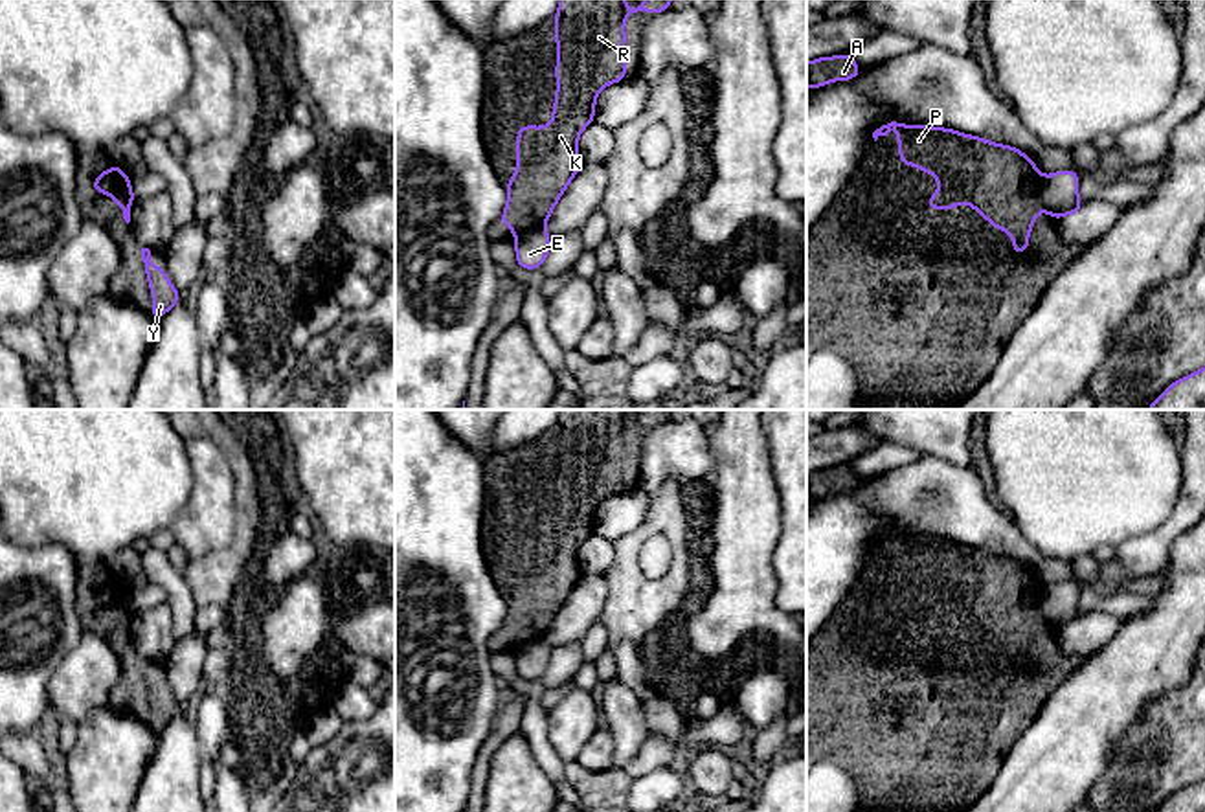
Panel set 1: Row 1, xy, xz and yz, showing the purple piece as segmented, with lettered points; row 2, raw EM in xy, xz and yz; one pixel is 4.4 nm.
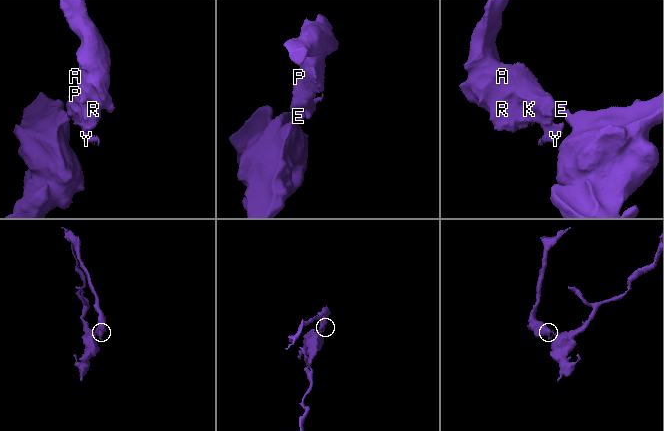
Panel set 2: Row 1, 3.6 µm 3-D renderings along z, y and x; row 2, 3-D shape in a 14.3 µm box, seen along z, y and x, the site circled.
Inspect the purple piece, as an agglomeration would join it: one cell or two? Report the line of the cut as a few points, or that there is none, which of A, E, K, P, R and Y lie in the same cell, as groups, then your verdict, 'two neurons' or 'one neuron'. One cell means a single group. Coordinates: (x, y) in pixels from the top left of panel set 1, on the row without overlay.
yz (1044, 590), (1038, 601), (1040, 618) | A K P R Y / E | two neurons

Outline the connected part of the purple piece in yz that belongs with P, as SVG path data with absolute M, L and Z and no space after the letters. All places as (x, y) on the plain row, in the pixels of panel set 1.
M896 533L876 540L874 553L893 538L898 540L902 577L915 575L937 588L939 601L926 612L929 621L972 615L994 639L1014 647L1014 665L1027 665L1029 645L1042 619L1038 603L1043 588L1025 564L944 538Z

